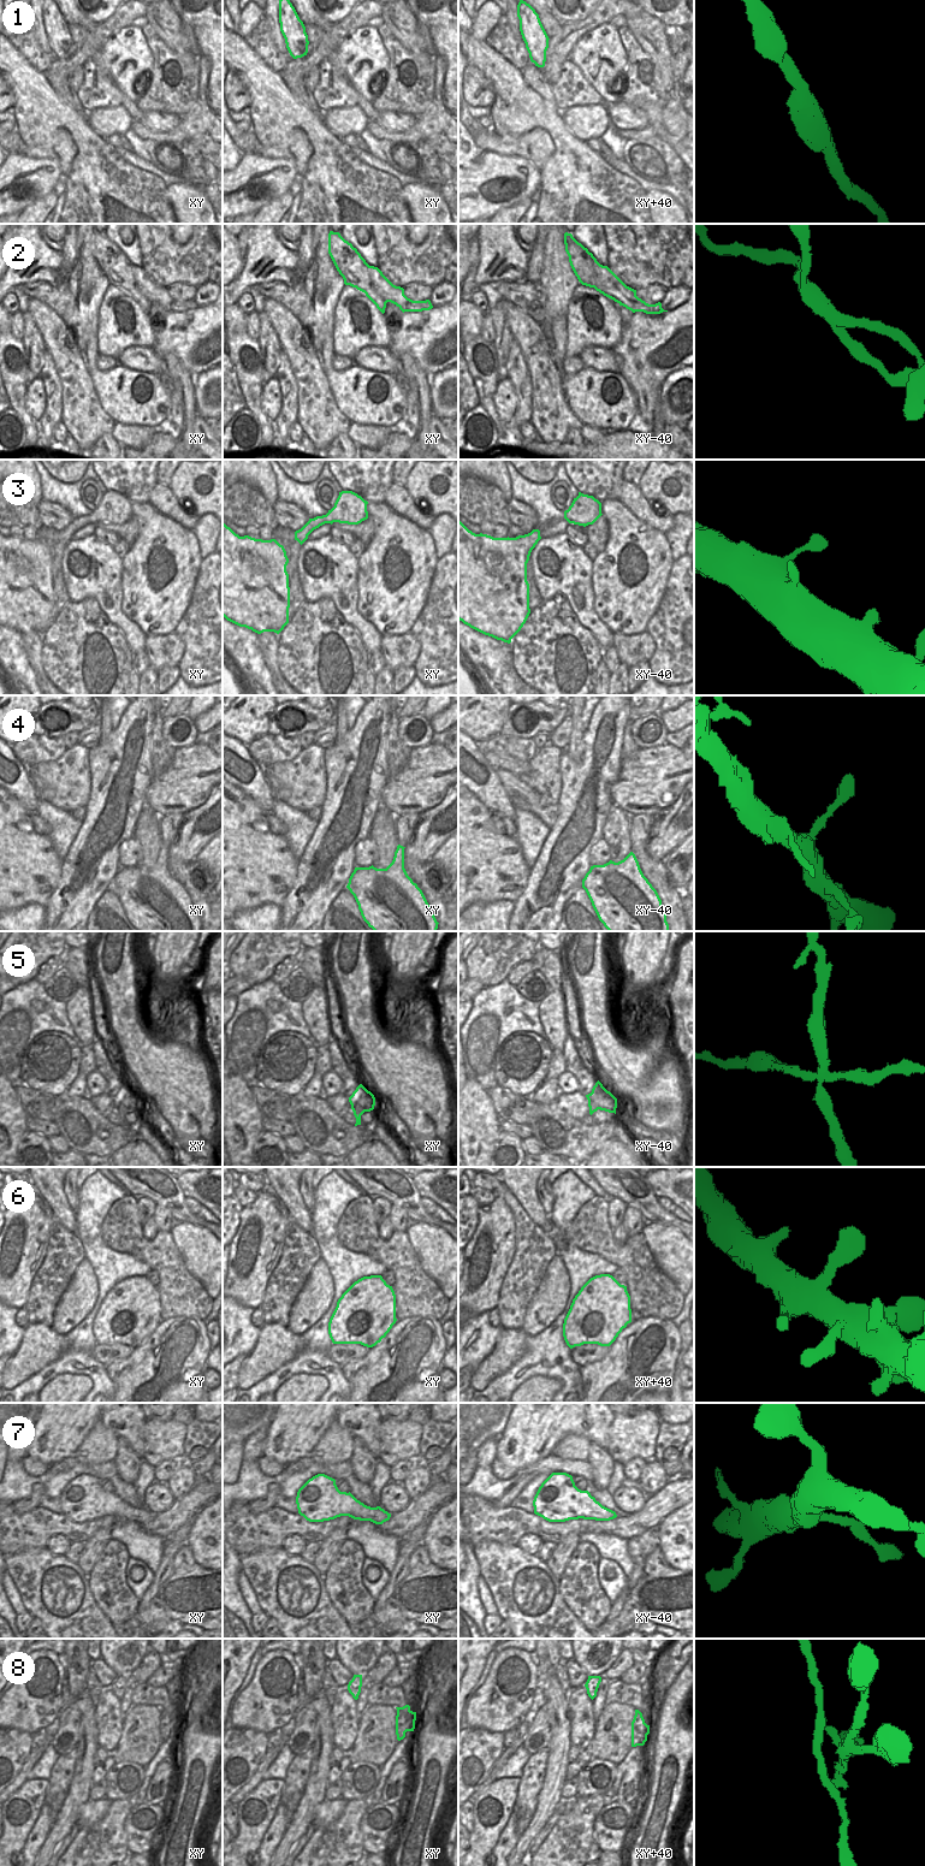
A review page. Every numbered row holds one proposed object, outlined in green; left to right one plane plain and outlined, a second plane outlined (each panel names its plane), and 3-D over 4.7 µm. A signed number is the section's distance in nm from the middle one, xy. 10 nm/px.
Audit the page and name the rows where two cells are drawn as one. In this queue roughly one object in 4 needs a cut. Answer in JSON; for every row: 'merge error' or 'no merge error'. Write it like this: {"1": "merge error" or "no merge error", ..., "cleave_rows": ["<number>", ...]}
{"1": "no merge error", "2": "merge error", "3": "no merge error", "4": "no merge error", "5": "merge error", "6": "no merge error", "7": "no merge error", "8": "merge error", "cleave_rows": ["2", "5", "8"]}

